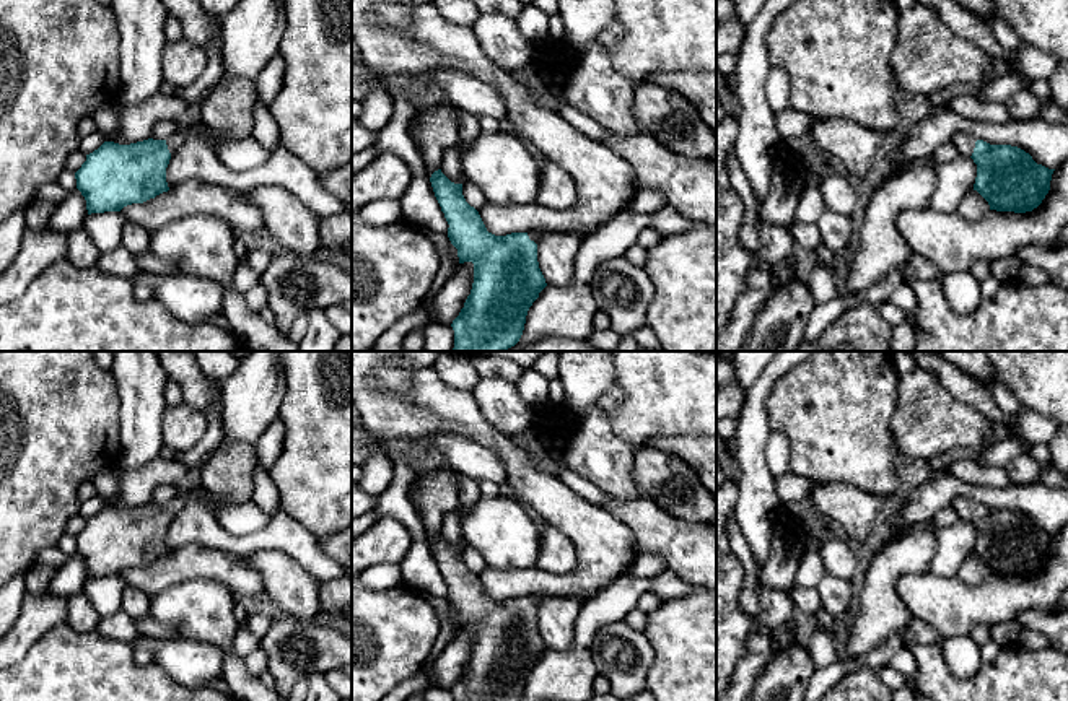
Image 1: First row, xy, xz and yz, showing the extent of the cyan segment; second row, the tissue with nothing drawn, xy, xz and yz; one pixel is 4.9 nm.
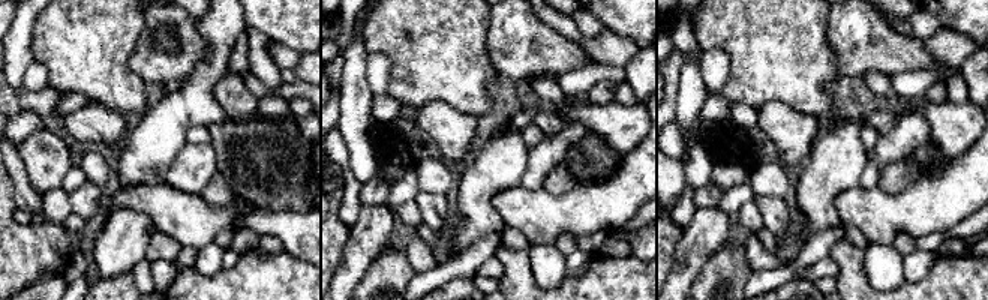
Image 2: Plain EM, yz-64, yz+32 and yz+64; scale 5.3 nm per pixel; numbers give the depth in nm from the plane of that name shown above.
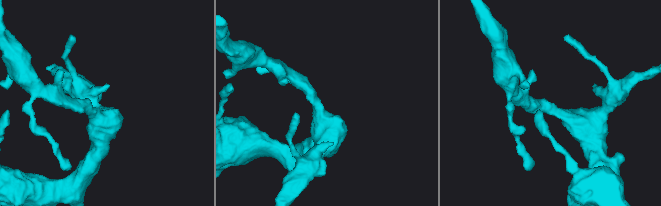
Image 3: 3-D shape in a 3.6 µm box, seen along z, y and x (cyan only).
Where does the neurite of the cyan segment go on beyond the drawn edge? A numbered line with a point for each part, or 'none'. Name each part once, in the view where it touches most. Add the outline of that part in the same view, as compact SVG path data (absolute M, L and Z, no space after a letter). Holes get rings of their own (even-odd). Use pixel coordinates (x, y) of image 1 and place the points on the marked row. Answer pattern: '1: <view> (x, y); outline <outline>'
1: yz (966, 143); outline M957 132L957 133L954 133L951 142L956 145L961 156L969 158L974 153L977 138L967 135L967 133Z

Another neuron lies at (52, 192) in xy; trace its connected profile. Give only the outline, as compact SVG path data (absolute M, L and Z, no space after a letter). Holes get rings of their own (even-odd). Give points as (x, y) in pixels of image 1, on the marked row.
M44 184L37 189L36 198L52 202L55 207L60 205L67 197L67 192L57 184Z

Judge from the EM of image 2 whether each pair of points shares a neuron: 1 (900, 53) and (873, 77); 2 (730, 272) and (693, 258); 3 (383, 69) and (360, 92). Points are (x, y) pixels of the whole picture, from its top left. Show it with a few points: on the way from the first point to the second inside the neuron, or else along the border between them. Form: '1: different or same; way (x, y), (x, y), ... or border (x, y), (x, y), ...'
1: different; border (862, 75), (870, 71), (880, 71), (888, 77)
2: different; border (726, 240), (709, 255), (691, 284)
3: different; border (368, 53), (366, 83), (374, 95)

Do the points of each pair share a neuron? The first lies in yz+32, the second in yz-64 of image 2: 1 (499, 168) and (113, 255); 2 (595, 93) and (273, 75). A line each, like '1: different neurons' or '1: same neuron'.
1: same neuron
2: different neurons

